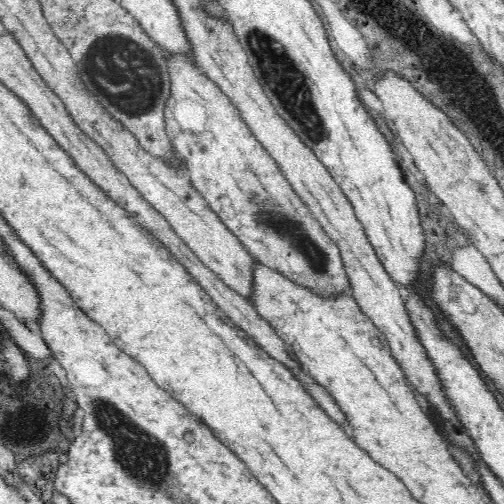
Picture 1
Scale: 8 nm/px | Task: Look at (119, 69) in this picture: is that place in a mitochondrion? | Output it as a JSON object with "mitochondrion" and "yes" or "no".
{"mitochondrion":"yes"}

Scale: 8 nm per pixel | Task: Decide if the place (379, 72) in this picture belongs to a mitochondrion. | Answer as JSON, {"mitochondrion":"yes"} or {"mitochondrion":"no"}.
{"mitochondrion":"no"}

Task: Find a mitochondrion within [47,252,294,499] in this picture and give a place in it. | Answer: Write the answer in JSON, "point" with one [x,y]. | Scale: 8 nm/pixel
{"point":[144,458]}

